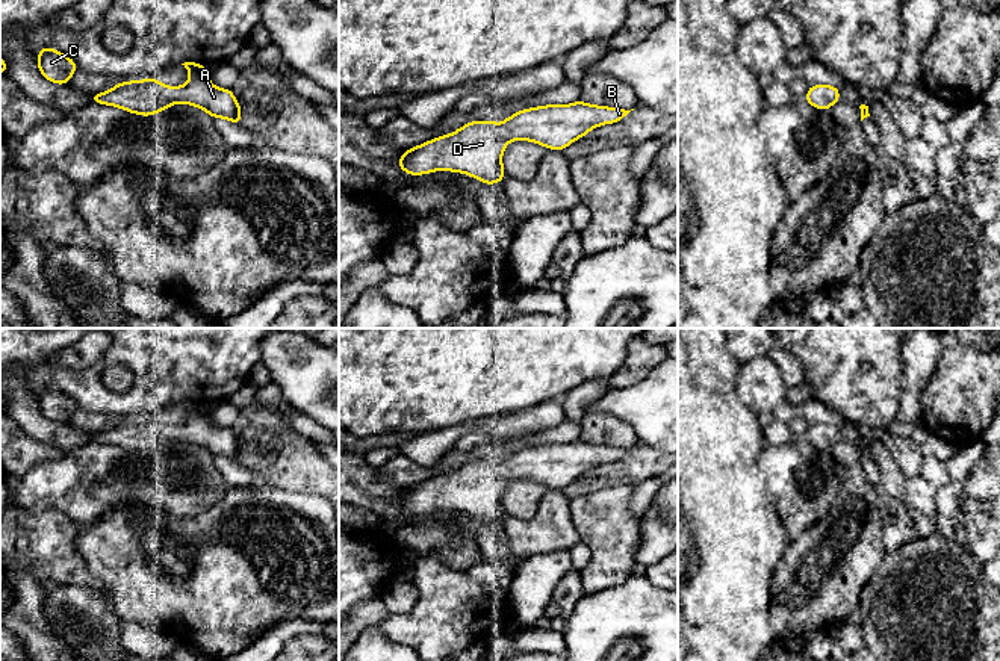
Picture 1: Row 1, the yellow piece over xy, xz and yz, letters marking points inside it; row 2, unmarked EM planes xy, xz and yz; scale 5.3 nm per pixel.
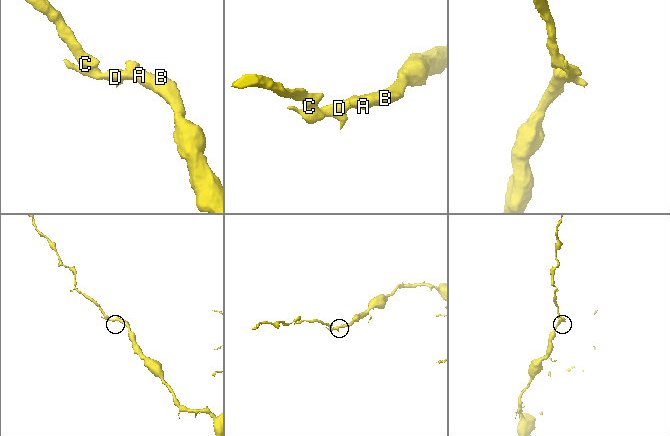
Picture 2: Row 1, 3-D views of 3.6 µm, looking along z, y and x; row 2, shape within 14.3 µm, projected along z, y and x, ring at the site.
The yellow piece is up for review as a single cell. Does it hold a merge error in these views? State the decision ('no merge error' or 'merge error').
no merge error

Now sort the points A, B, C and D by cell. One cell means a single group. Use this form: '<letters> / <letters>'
A B C D

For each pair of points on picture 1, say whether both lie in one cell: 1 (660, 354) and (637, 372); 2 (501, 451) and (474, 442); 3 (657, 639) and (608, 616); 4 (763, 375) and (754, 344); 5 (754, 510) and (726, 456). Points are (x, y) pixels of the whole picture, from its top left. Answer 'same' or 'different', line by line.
1: same
2: same
3: same
4: different
5: same

